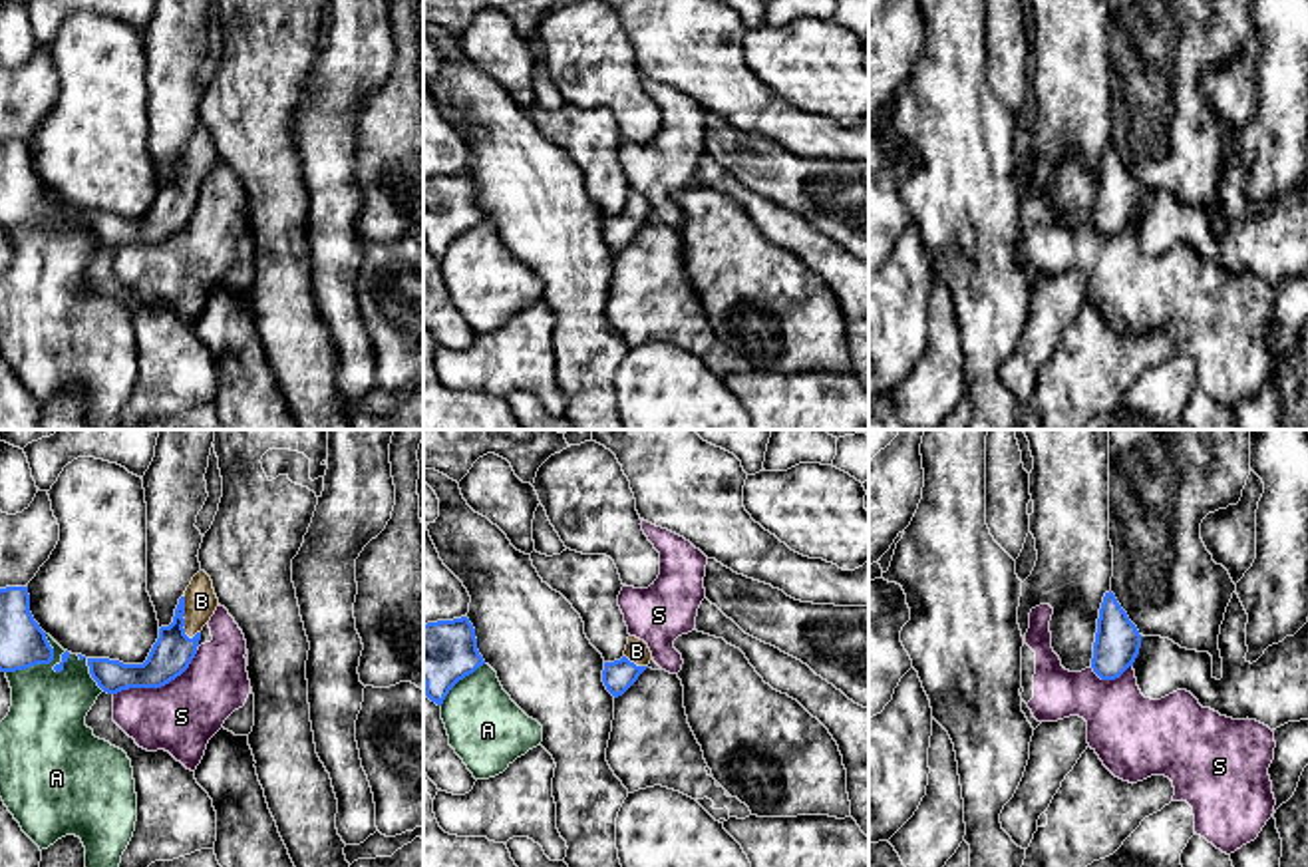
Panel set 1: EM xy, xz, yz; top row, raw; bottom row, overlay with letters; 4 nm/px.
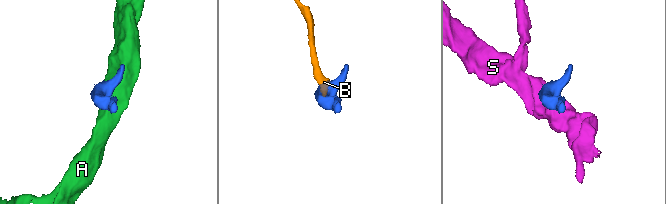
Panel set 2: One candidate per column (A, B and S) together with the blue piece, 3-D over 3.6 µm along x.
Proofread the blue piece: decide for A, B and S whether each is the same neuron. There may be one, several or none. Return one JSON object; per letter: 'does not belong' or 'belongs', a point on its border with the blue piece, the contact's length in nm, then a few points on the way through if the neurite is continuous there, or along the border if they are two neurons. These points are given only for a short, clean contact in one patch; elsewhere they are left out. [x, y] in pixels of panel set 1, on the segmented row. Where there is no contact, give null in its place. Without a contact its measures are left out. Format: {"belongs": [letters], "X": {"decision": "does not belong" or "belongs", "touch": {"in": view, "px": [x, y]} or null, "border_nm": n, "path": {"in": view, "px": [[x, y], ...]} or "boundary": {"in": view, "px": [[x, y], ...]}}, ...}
{"belongs": ["B"], "A": {"decision": "does not belong", "touch": {"in": "xy", "px": [40, 663]}, "border_nm": 220}, "B": {"decision": "belongs", "touch": {"in": "xy", "px": [181, 617]}, "border_nm": 190, "path": {"in": "xy", "px": [[173, 651], [181, 637], [181, 617], [201, 601]]}}, "S": {"decision": "does not belong", "touch": {"in": "xy", "px": [158, 687]}, "border_nm": 380}}

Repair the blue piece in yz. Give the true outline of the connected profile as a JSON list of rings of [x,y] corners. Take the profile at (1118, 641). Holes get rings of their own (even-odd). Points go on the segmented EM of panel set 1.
[[[1109,591],[1103,597],[1093,642],[1091,668],[1101,680],[1119,678],[1133,666],[1141,648],[1141,634]]]

